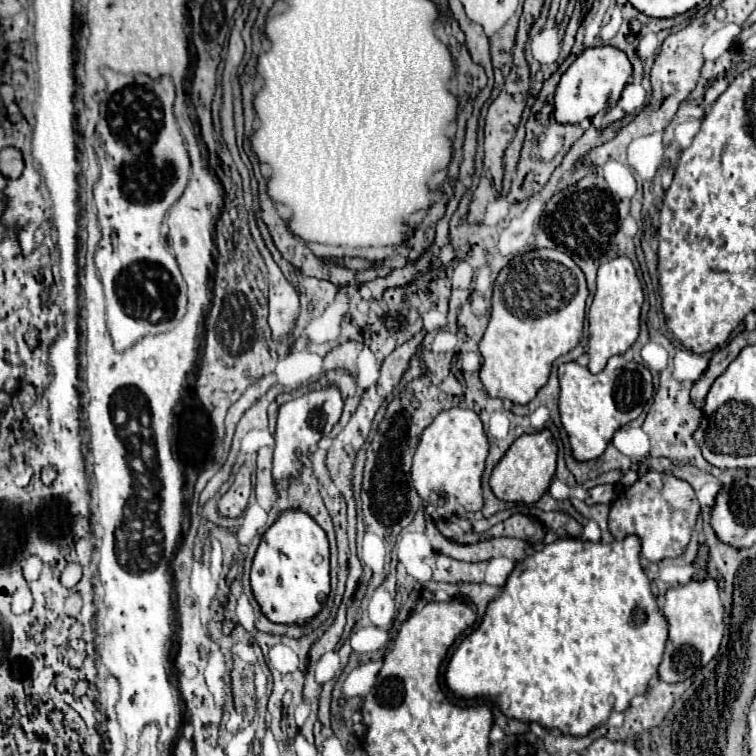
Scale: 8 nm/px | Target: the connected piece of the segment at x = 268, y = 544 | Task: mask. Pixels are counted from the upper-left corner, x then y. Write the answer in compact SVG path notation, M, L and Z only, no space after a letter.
M285 510L263 534L251 566L251 588L271 622L305 624L323 608L329 594L329 542L307 512Z

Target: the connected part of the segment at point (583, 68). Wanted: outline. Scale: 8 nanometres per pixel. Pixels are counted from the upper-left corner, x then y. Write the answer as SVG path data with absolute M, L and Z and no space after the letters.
M615 46L585 48L577 60L563 72L555 92L555 118L561 124L579 124L585 118L593 118L597 112L605 112L611 102L615 104L631 76L631 62L623 50Z

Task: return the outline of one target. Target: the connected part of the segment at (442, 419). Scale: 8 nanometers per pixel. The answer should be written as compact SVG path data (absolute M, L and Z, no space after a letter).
M451 408L437 414L437 418L423 430L411 466L411 480L417 494L439 516L455 514L457 506L469 512L477 512L483 506L481 476L485 470L485 458L489 444L483 432L483 424L473 410Z

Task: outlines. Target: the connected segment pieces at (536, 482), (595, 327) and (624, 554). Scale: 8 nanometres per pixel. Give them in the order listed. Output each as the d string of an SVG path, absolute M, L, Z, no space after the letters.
M549 430L523 434L511 444L505 456L495 464L489 478L489 486L499 500L533 504L547 492L555 474L555 460L557 460L557 444Z
M617 256L597 270L597 290L589 308L589 372L597 374L605 368L607 360L615 354L623 354L639 336L639 316L643 306L643 288L637 278L635 266L629 258Z
M627 536L621 542L611 542L611 544L603 544L601 541L587 542L587 540L573 540L573 538L557 538L553 544L543 546L543 550L533 552L527 558L523 558L523 562L517 562L513 572L507 578L507 584L503 586L499 598L493 598L487 604L481 624L453 652L449 664L447 664L447 670L445 670L445 684L449 686L449 690L455 696L467 698L467 700L469 698L493 700L493 702L497 702L499 710L507 718L521 720L527 724L537 722L543 728L549 728L549 730L555 728L563 734L571 734L571 736L585 736L595 726L607 722L609 712L613 708L623 712L629 706L629 700L639 694L645 694L647 682L653 676L657 676L657 668L661 664L665 642L667 642L667 622L665 622L665 616L661 614L657 600L651 592L651 582L641 568L639 552L641 552L641 540L637 536Z

